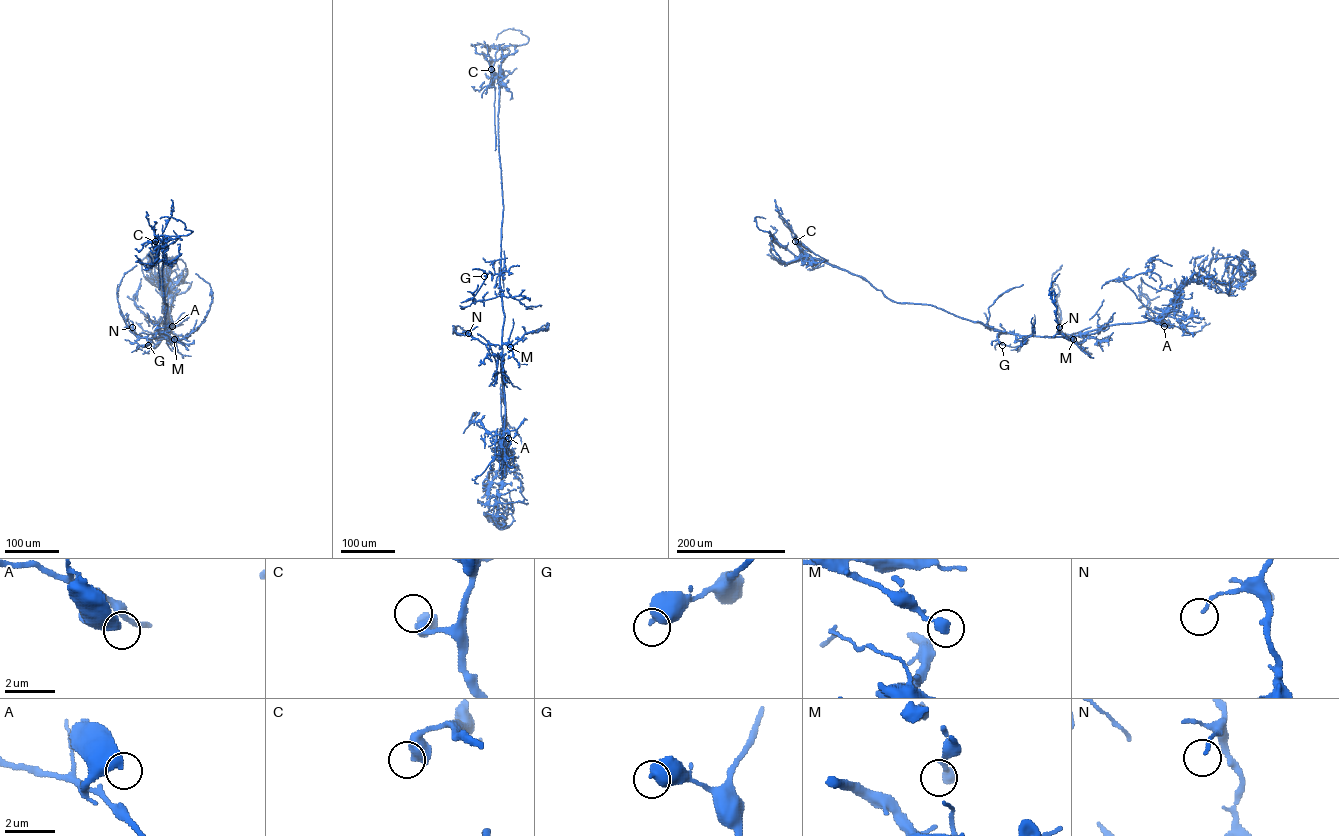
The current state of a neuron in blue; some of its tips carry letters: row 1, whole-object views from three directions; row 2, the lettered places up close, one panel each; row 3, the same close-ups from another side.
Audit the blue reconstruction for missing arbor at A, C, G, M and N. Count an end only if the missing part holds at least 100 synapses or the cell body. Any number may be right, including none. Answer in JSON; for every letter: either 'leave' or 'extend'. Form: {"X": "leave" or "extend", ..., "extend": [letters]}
{"A": "leave", "C": "leave", "G": "leave", "M": "leave", "N": "leave", "extend": []}

